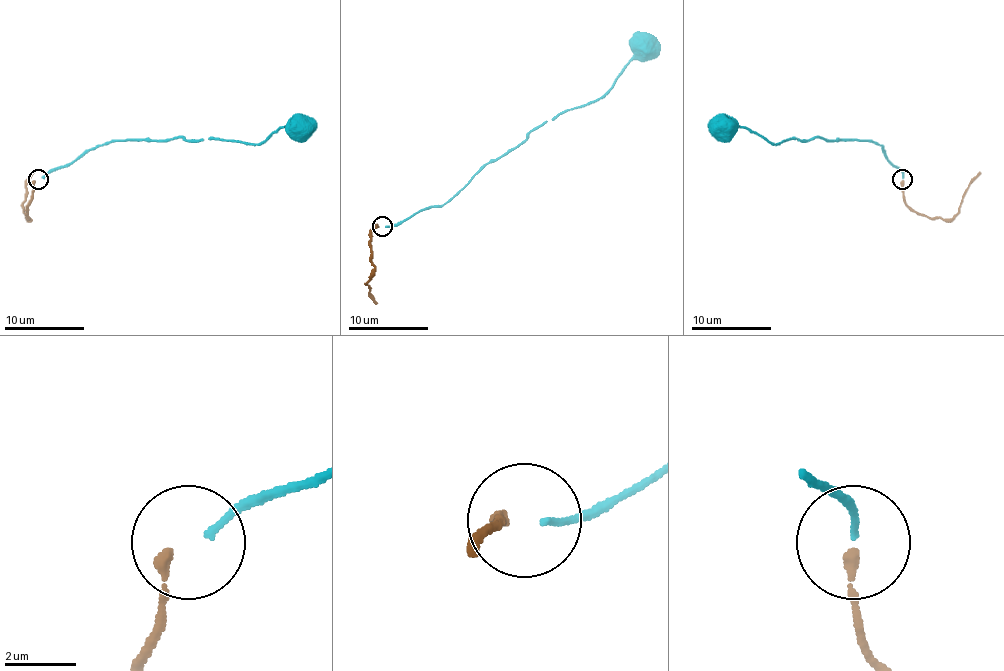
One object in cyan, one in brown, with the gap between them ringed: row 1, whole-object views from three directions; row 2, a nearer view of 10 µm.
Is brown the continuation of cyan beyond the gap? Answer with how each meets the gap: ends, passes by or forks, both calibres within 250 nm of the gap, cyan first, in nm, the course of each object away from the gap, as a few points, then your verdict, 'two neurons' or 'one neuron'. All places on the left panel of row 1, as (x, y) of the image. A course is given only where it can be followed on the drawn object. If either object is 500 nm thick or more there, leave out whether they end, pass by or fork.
cyan ends there; brown ends there; 180 nm thick on the cyan side, 320 nm on the other; cyan runs (42, 177), (112, 141), (168, 141), (178, 137), (262, 143), (280, 127), (302, 129); brown runs (34, 181), (32, 201), (26, 215), (30, 219), (22, 205), (26, 181), (32, 171); one neuron

